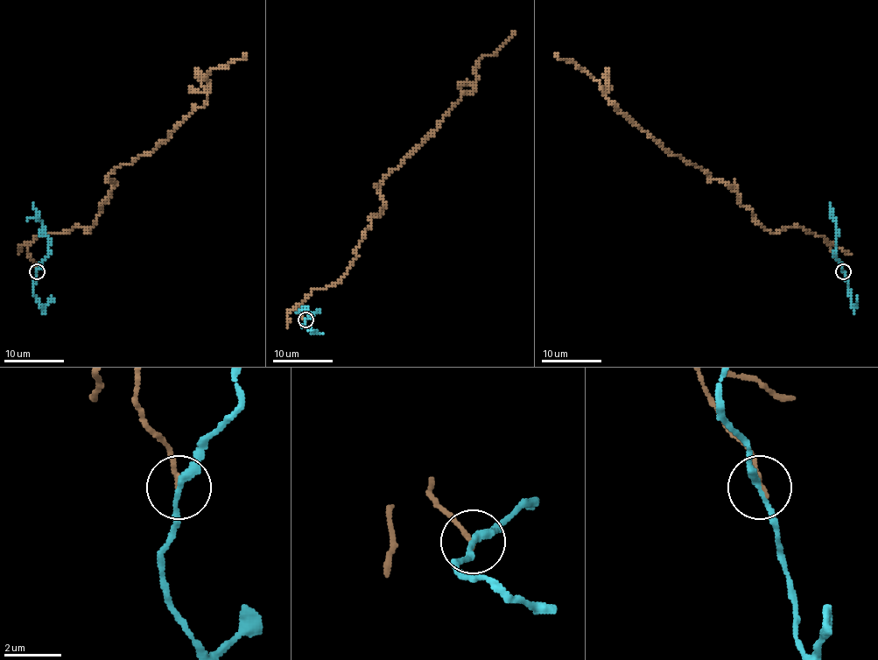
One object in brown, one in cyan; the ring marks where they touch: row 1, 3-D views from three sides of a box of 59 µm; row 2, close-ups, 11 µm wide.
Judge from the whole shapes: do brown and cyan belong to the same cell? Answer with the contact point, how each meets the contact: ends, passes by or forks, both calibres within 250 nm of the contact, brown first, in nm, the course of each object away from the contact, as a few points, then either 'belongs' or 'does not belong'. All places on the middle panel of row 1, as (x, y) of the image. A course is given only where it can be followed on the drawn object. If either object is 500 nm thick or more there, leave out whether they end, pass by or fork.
at (305, 319); brown ends there; cyan passes by; 160 nm thick on the brown side, 220 nm on the other; brown runs (305, 319), (297, 307), (343, 276), (368, 217), (381, 212), (382, 179), (475, 87), (475, 65), (514, 31); cyan runs (305, 319), (319, 313), (313, 313), (301, 305); does not belong

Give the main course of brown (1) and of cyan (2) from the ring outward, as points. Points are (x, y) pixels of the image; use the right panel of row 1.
1: (843, 271), (822, 236), (799, 226), (767, 230), (735, 190), (670, 154), (622, 114), (601, 85), (555, 52)
2: (843, 271), (841, 262), (835, 255), (837, 230), (829, 204)

